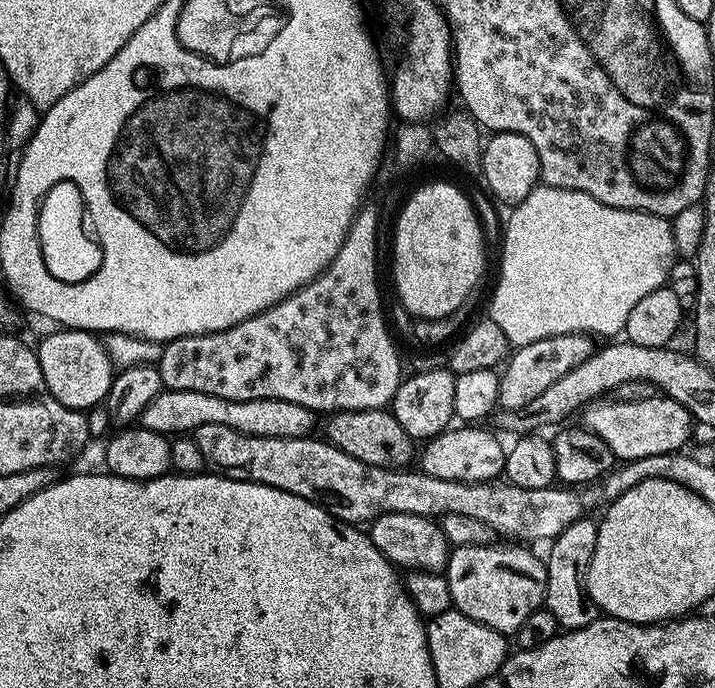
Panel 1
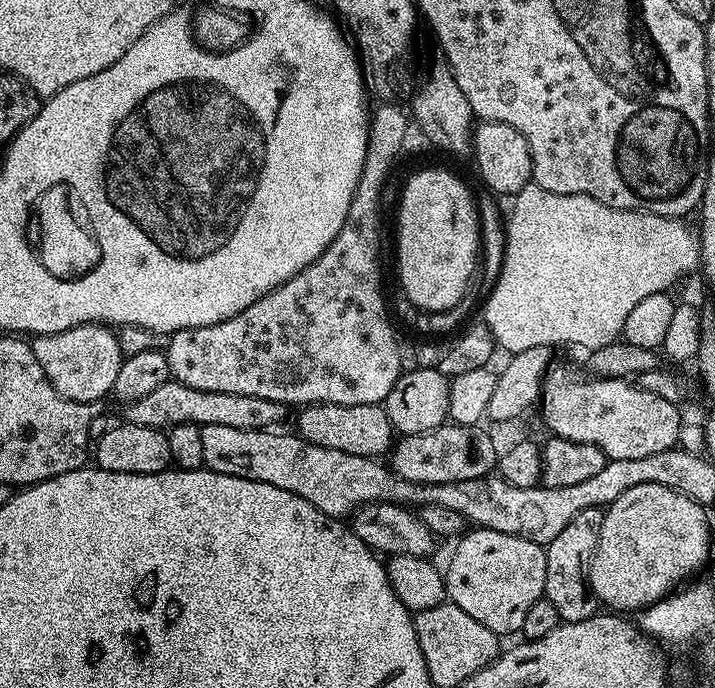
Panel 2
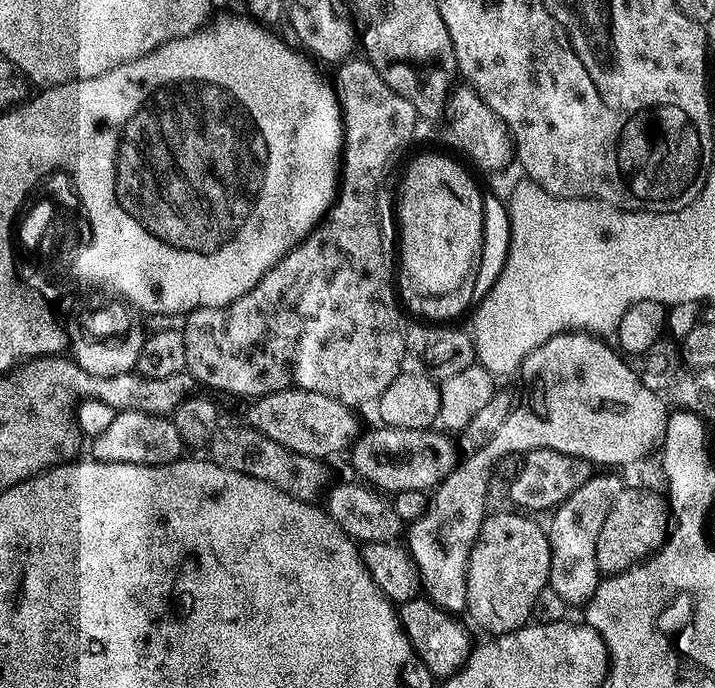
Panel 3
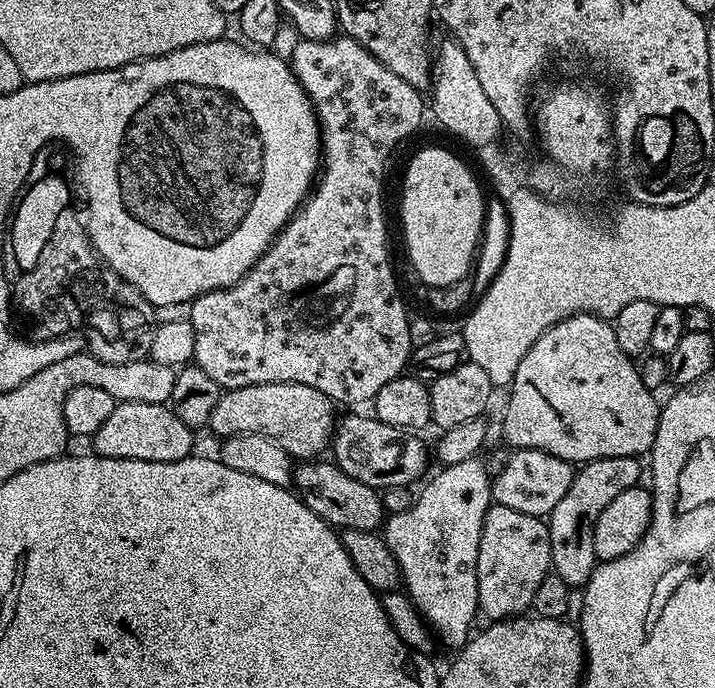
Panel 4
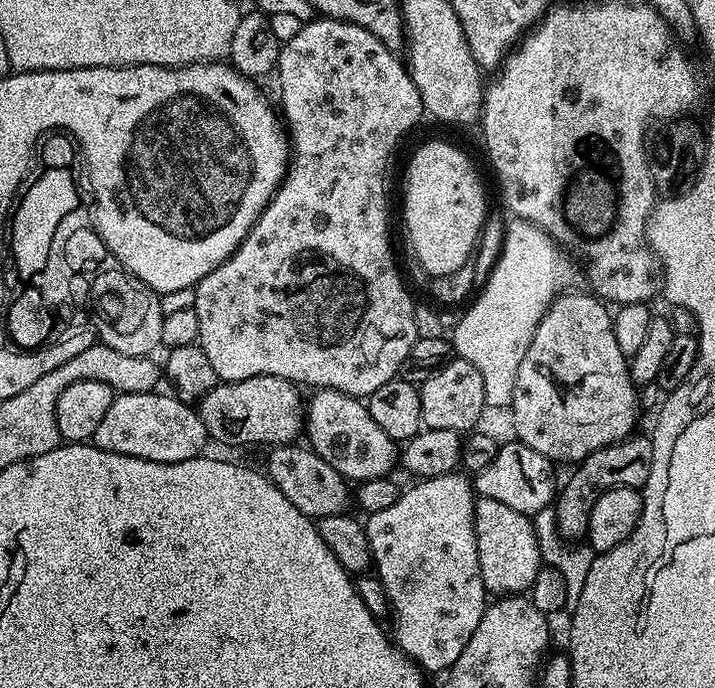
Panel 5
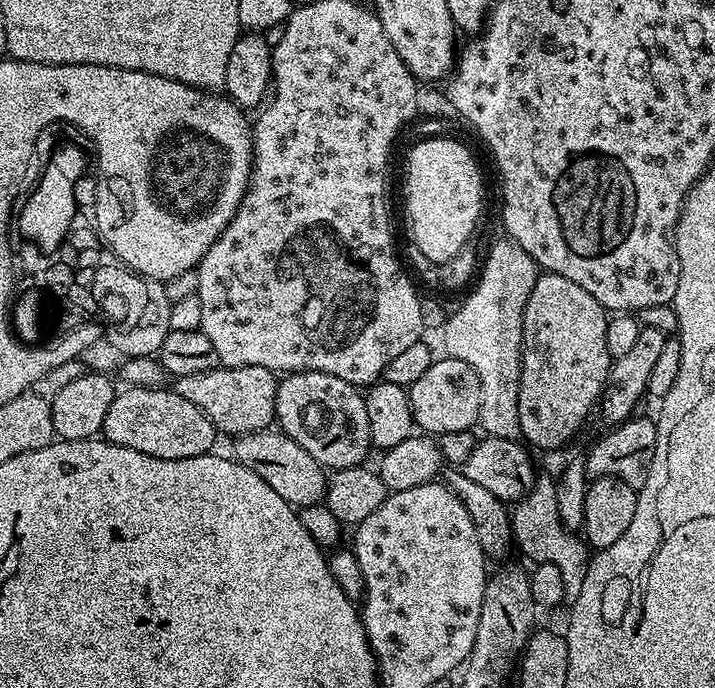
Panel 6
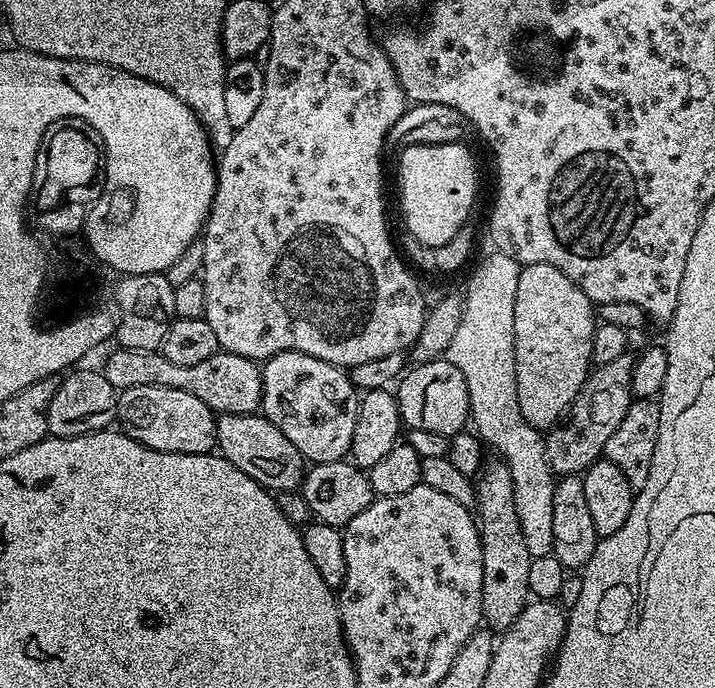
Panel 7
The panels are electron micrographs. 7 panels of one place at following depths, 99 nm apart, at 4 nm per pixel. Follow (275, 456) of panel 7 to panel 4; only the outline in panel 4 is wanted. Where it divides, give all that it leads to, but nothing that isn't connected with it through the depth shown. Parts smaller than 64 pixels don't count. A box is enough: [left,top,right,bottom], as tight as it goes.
[294,462,386,532]

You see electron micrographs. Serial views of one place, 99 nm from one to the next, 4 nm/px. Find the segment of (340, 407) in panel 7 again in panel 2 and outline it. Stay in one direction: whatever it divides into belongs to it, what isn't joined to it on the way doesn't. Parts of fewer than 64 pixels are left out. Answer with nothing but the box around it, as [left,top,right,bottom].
[390,422,498,484]

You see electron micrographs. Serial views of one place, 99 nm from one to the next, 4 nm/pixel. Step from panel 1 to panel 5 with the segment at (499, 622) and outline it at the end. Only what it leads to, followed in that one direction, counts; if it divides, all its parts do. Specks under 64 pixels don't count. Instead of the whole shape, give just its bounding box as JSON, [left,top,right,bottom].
[474,496,542,598]

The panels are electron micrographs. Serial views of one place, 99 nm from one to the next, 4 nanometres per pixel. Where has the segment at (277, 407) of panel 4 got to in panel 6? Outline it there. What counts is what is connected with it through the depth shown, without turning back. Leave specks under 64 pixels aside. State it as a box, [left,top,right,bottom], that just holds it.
[174,366,277,438]

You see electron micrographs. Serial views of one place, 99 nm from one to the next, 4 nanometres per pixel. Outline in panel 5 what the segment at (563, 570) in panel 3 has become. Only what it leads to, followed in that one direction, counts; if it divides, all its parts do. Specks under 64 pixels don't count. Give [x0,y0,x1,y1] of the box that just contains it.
[554,434,652,542]

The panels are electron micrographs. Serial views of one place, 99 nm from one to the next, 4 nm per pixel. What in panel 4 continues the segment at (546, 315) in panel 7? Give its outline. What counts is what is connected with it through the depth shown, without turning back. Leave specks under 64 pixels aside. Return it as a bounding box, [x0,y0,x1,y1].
[504,312,661,466]

